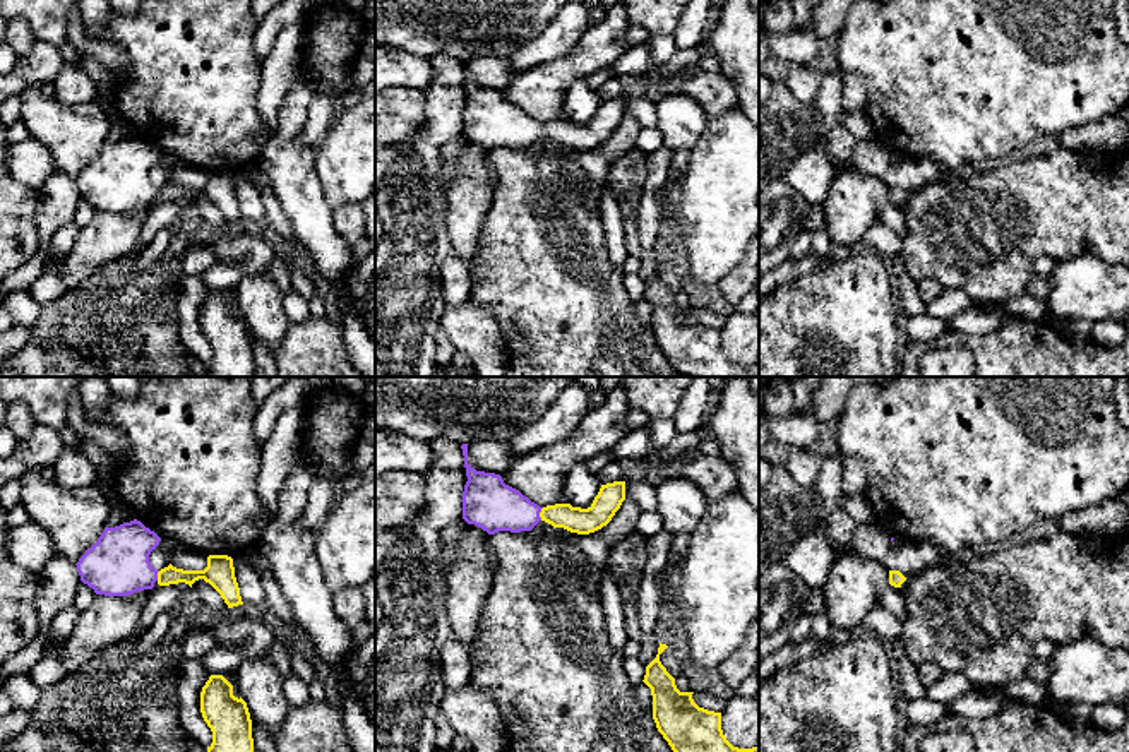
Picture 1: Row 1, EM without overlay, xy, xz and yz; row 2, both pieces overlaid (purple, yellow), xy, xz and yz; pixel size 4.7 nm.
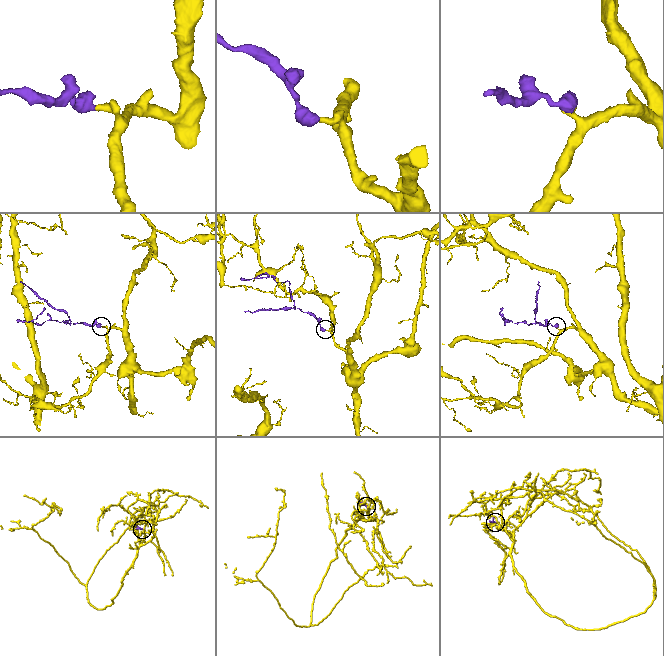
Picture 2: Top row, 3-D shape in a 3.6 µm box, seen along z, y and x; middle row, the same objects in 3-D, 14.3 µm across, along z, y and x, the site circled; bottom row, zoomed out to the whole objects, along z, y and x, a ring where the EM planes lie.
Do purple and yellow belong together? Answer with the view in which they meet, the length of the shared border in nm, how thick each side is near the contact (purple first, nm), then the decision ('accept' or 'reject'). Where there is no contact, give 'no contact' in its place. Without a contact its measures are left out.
xz | 60 nm | 240/130 nm | accept

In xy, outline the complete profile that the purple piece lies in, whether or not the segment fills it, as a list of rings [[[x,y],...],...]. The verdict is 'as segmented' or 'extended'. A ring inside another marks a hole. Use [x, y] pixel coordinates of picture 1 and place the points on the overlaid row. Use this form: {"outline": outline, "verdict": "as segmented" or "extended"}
{"outline": [[[134,519],[115,528],[105,528],[98,541],[79,558],[77,572],[81,581],[105,596],[128,596],[137,591],[152,589],[199,579],[209,582],[224,600],[228,608],[243,605],[235,577],[233,558],[228,555],[209,555],[204,570],[183,570],[171,564],[156,570],[151,552],[161,538]]], "verdict": "extended"}

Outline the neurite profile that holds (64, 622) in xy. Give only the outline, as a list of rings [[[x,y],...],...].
[[[69,605],[62,612],[57,613],[51,625],[45,632],[46,644],[55,639],[67,639],[75,627],[77,620],[81,617],[81,612],[75,608],[75,605]]]

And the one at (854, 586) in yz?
[[[851,552],[838,553],[821,588],[826,617],[833,627],[853,632],[889,586],[889,569],[882,562]]]

